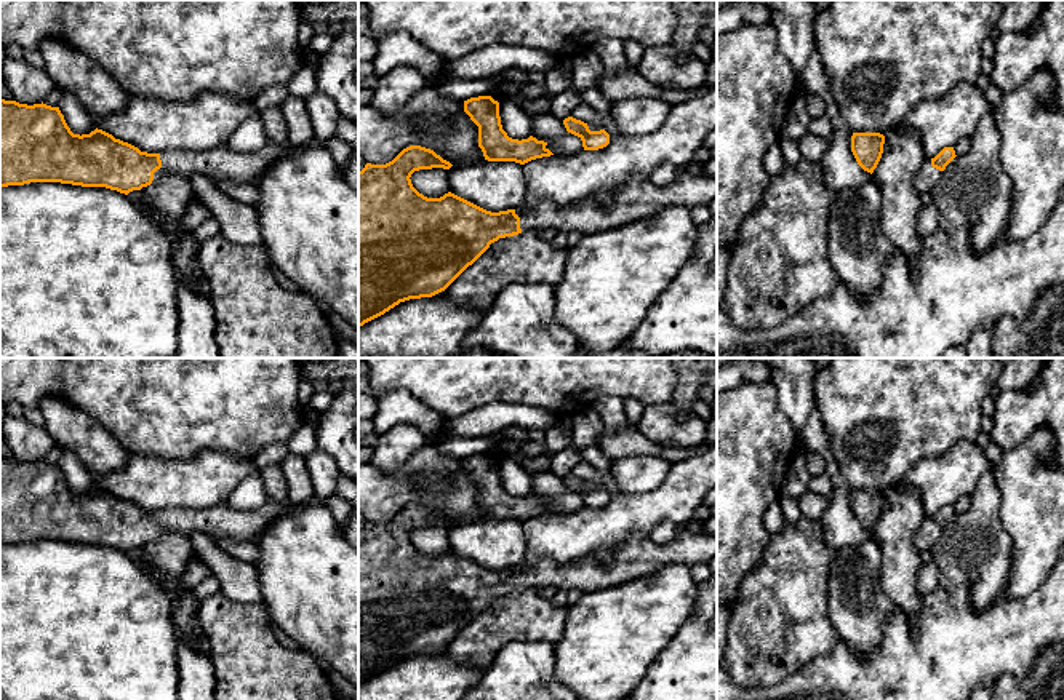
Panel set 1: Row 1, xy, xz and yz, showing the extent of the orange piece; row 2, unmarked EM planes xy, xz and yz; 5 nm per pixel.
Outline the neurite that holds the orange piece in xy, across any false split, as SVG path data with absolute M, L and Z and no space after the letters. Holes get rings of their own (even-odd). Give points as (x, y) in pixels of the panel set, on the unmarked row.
M0 455L0 547L30 540L61 540L82 545L106 545L128 553L157 540L165 532L192 537L203 532L214 542L222 537L253 542L282 515L293 507L269 500L253 511L221 503L205 510L166 508L160 511L141 510L138 505L94 487L90 492L74 492L59 465L46 462L19 462Z

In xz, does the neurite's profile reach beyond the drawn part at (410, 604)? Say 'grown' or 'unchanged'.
grown

